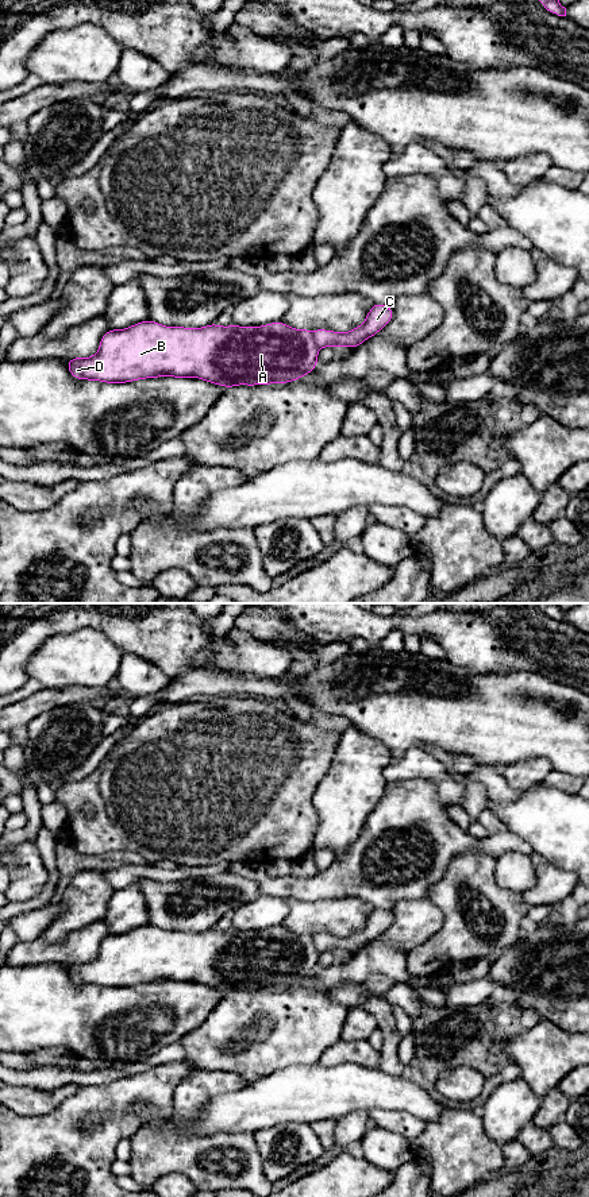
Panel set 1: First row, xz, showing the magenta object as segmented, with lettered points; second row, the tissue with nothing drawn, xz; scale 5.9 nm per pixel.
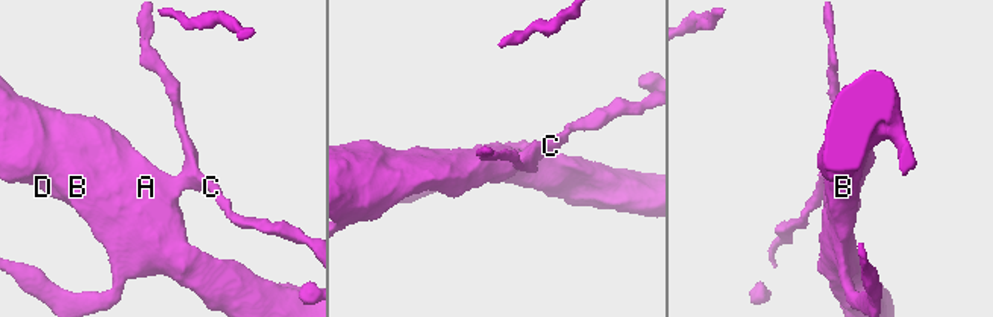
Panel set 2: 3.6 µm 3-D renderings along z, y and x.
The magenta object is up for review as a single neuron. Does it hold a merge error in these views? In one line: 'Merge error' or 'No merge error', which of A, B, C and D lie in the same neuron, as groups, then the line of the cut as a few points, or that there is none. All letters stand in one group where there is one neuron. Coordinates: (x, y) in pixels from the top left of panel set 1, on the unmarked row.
Merge error. Groups: A B D / C. Split along xz (311, 937), (318, 953)

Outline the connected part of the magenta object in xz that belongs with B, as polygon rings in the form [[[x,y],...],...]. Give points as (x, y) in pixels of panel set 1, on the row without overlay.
[[[146,924],[126,934],[107,935],[97,958],[68,964],[68,974],[74,984],[105,988],[173,981],[200,982],[231,993],[238,989],[274,989],[300,984],[319,969],[317,955],[312,935],[293,934],[282,926],[262,931],[220,931],[212,927],[203,932],[185,932]]]

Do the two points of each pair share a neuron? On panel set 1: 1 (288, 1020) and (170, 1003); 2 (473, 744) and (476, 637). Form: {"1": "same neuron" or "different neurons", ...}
{"1": "different neurons", "2": "different neurons"}

